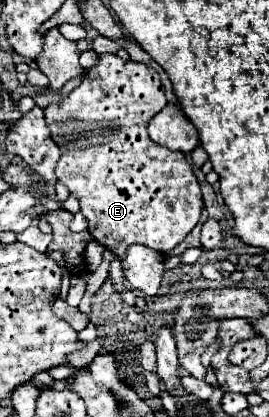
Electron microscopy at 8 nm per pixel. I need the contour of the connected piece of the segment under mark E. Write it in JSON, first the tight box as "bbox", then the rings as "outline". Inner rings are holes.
{"bbox":[45,53,203,257],"outline":[[[107,53],[99,55],[97,63],[87,69],[83,83],[69,97],[59,103],[51,103],[45,109],[51,137],[61,149],[55,175],[73,195],[79,197],[81,213],[87,217],[89,233],[95,241],[111,249],[117,257],[123,257],[123,251],[133,243],[147,245],[159,253],[171,251],[187,237],[187,233],[191,233],[203,211],[201,187],[185,155],[159,147],[147,133],[151,117],[165,105],[167,99],[163,83],[153,67],[139,61],[123,61],[117,55]]]}

